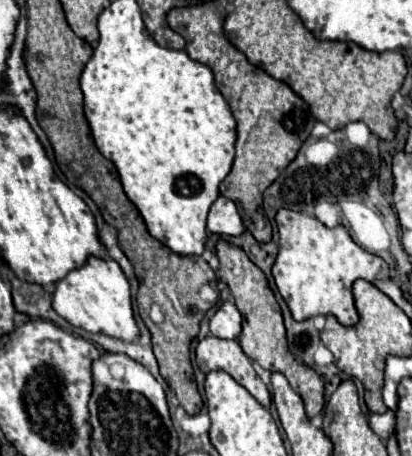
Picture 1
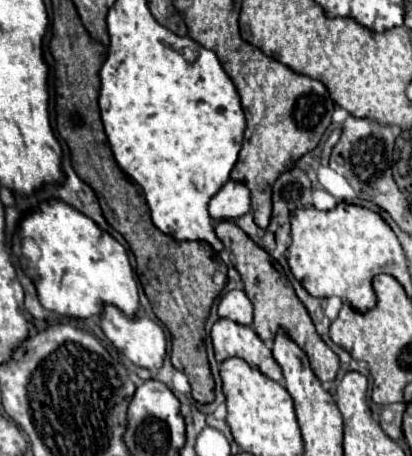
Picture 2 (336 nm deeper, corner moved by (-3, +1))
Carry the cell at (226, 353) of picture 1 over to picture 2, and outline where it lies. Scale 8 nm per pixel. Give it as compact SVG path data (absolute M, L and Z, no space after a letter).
M222 318L212 326L210 336L212 336L212 346L214 346L214 356L218 362L238 356L246 360L250 366L258 368L270 380L284 384L282 370L272 358L268 344L264 344L252 328Z

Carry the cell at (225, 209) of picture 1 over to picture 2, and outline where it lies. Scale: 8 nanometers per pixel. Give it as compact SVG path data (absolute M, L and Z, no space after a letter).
M228 180L210 200L210 216L214 220L234 220L250 212L250 192L244 184Z

